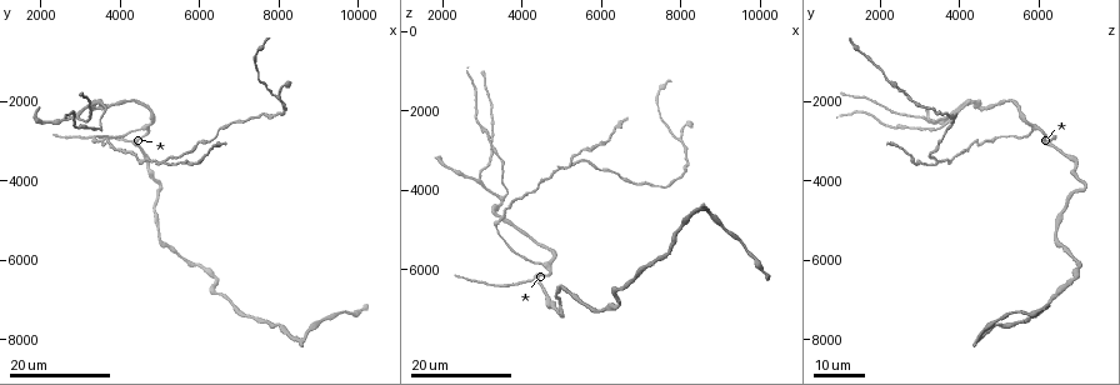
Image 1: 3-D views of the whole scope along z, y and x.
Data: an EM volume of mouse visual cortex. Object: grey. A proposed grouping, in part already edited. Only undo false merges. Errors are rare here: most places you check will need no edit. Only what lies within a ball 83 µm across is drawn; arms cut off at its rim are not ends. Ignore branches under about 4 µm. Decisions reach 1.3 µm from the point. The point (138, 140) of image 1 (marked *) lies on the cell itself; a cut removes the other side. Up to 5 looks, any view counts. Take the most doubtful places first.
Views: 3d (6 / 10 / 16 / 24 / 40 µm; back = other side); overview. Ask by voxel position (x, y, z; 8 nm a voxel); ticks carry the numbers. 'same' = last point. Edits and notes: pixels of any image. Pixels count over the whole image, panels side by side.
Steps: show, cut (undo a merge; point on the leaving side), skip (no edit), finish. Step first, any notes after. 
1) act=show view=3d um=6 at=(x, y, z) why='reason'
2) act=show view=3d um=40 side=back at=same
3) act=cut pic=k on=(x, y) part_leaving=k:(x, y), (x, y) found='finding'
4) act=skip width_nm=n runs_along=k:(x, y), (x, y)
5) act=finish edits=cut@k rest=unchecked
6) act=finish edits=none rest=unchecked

act=show view=3d um=16 at=(4500, 2700, 5850)

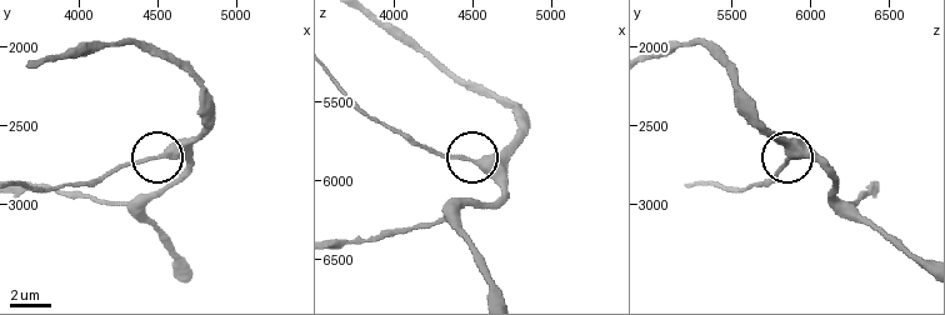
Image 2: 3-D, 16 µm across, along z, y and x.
act=show view=3d um=10 at=(4580, 2660, 5880)

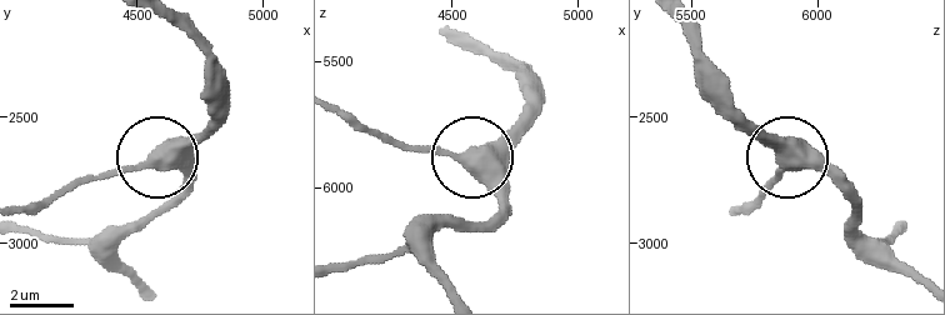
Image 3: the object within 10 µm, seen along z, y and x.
act=skip found='continuous, no second cell'

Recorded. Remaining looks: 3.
act=show view=3d um=16 at=(3300, 2200, 4600) why='sudden change in width'

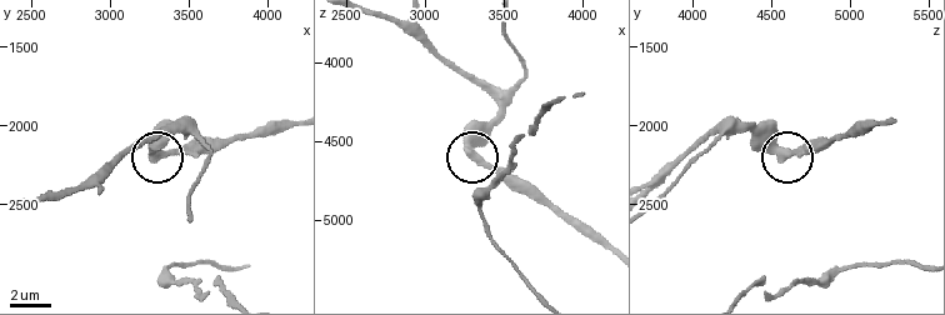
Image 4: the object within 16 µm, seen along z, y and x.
act=show view=3d um=6 at=(3340, 2160, 4600) why='zoom in'

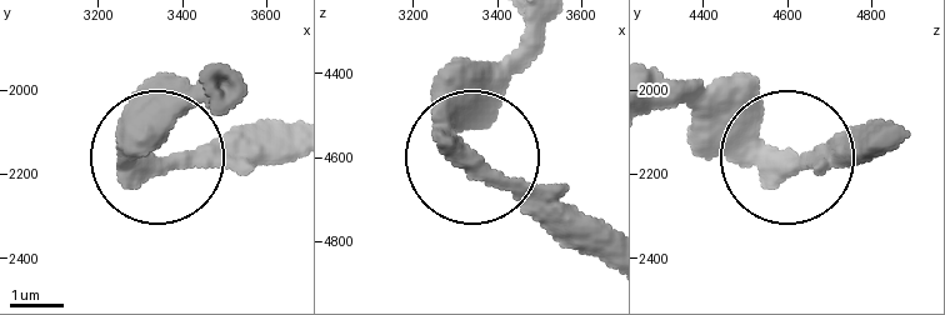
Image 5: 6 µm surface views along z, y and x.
act=skip runs_along=5:(890, 124), (819, 150), (751, 150), (663, 74) found='all the same cell'

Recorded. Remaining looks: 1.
act=finish edits=none rest=unchecked

